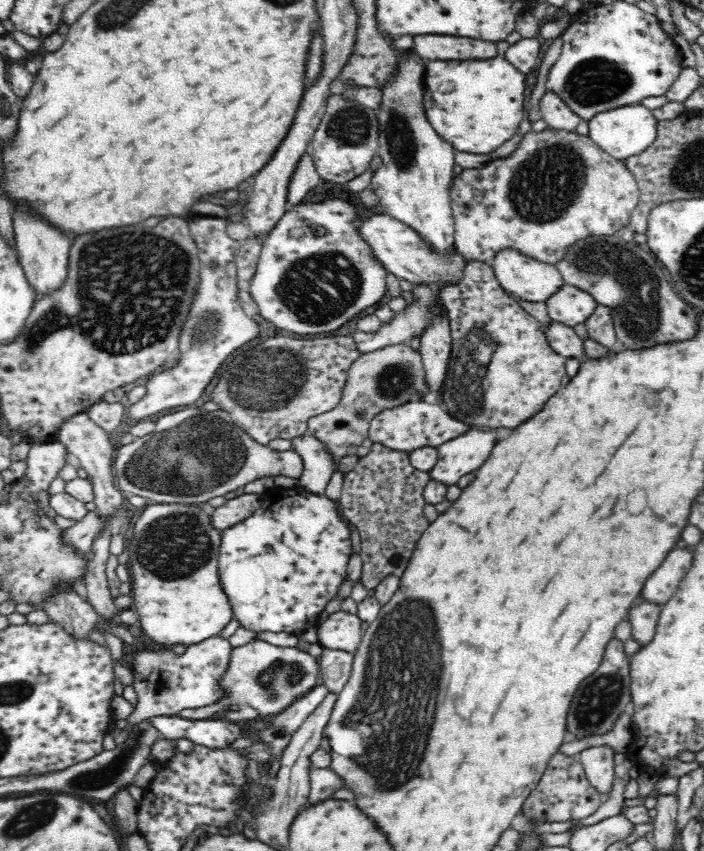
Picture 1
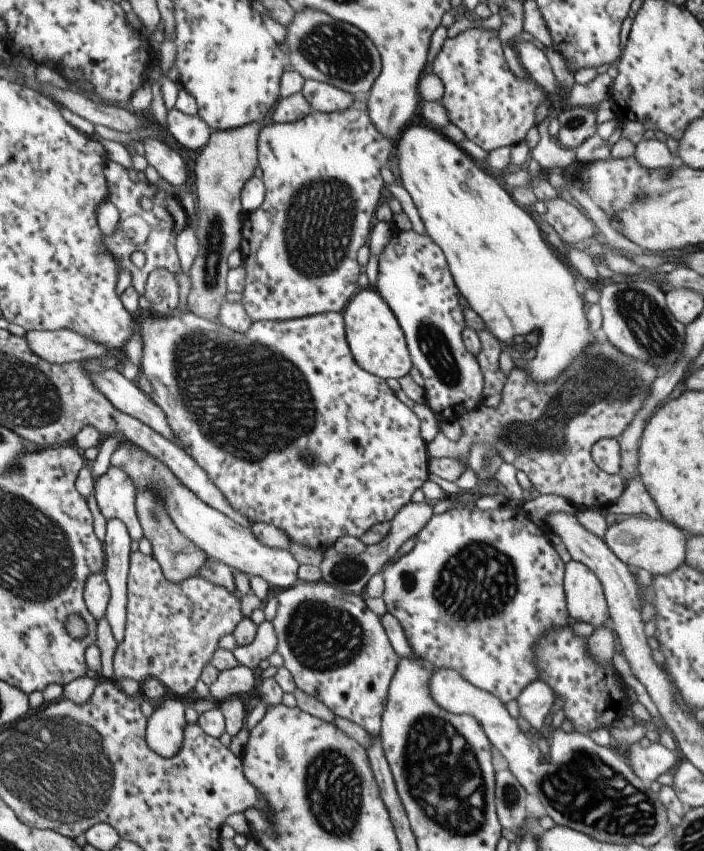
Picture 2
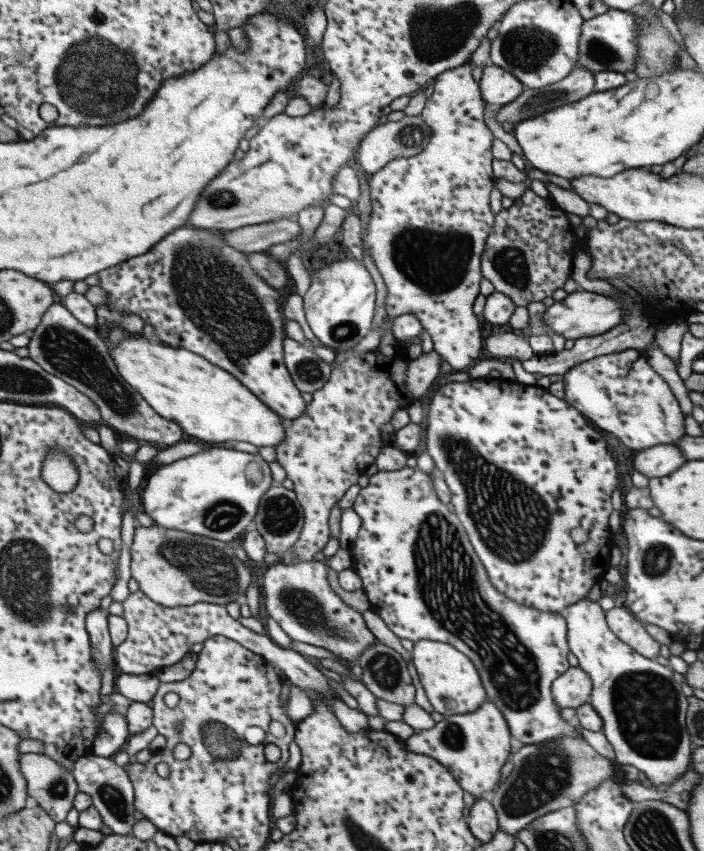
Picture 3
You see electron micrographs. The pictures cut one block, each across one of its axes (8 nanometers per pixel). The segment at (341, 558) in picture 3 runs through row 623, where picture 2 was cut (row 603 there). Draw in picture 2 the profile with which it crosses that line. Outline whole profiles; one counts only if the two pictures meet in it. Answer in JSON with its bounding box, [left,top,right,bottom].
[270,580,399,737]

